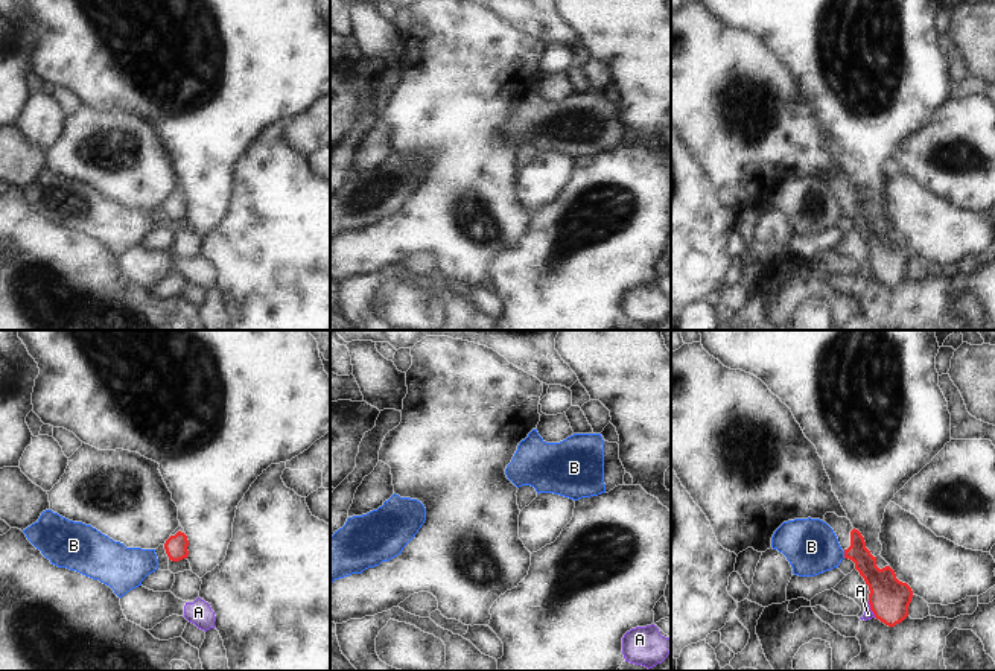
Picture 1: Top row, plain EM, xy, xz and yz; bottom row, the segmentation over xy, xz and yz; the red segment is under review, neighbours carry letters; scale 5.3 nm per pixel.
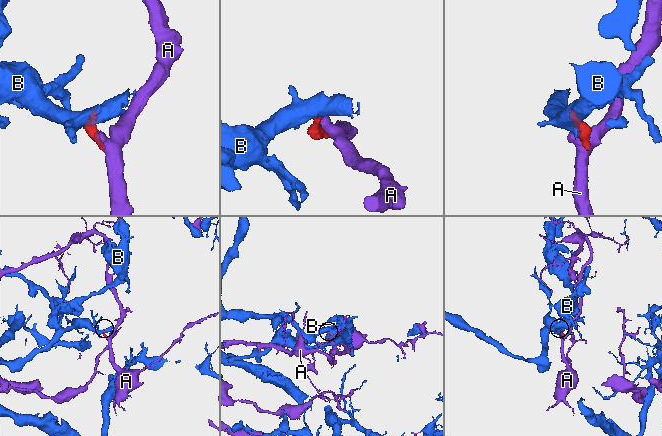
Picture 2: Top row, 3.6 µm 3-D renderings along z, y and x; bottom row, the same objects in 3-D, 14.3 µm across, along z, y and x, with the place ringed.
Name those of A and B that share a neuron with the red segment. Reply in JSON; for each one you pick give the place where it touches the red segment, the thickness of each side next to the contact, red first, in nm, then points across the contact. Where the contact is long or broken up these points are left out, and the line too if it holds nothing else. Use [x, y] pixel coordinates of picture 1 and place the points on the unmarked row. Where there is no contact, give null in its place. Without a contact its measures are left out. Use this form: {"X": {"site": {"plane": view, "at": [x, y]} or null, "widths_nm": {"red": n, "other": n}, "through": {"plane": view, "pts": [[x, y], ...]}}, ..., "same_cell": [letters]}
{"same_cell": []}

